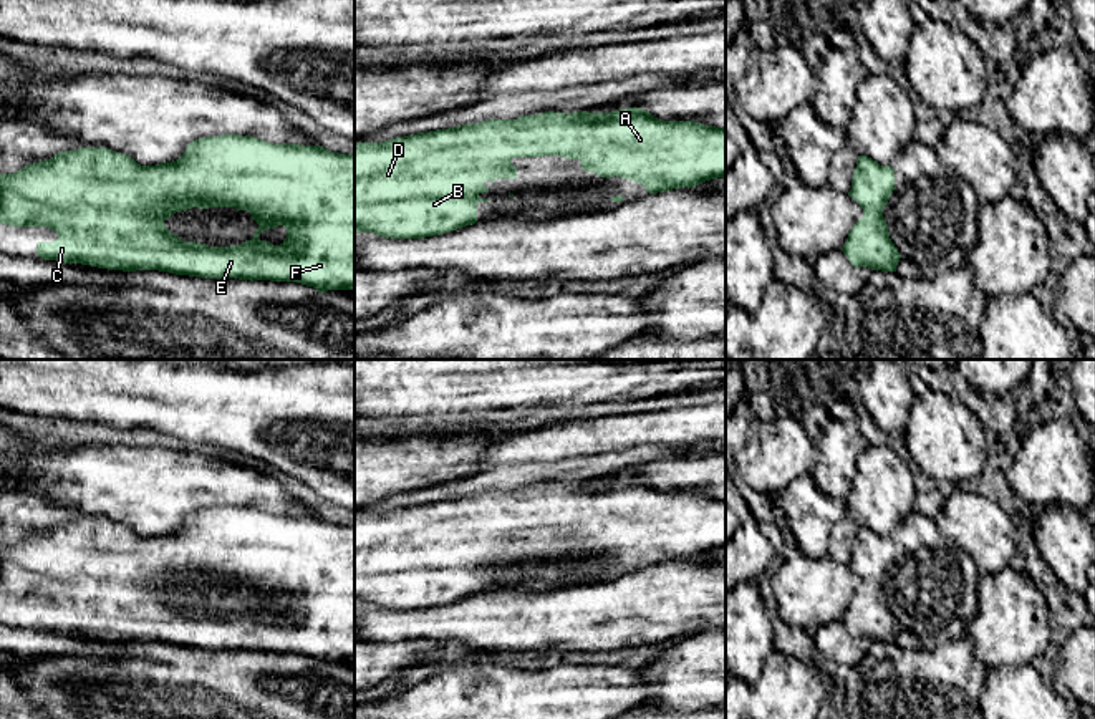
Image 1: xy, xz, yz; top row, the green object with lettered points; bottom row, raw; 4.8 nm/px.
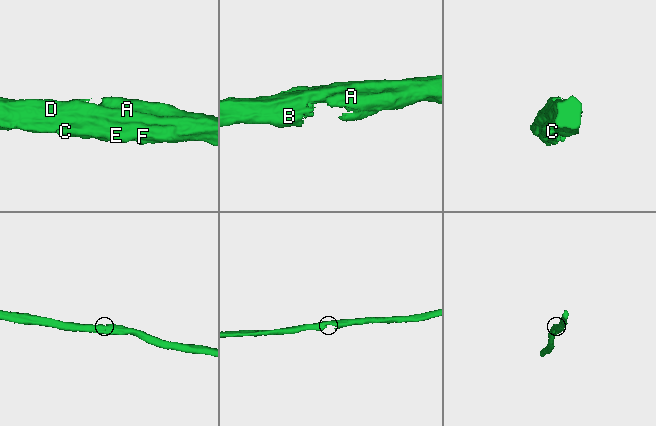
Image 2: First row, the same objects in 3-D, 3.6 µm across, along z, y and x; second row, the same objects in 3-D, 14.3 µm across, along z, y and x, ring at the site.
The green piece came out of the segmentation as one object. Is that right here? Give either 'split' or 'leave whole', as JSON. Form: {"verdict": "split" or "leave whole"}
{"verdict": "leave whole"}

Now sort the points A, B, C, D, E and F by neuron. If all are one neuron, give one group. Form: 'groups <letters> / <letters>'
groups A B C D E F

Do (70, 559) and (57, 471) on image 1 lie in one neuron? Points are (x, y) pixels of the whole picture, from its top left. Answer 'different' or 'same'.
different

